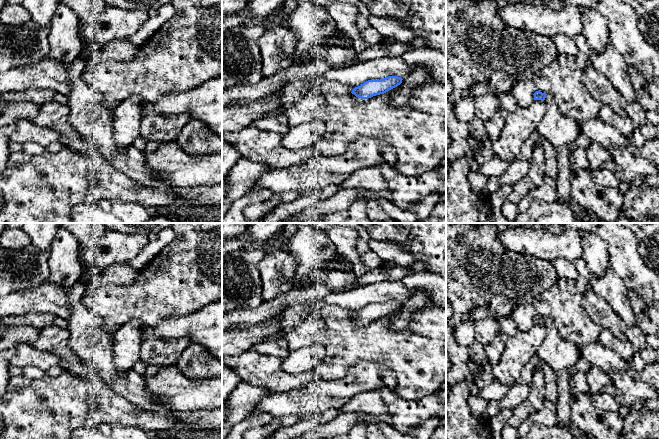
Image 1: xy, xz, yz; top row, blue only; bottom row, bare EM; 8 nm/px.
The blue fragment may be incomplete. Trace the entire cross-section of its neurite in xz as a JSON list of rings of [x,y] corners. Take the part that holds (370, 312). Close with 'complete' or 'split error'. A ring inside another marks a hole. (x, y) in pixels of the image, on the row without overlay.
[[[389,300],[380,304],[368,304],[352,314],[352,318],[361,323],[368,323],[384,318],[402,307],[402,302]]] | complete

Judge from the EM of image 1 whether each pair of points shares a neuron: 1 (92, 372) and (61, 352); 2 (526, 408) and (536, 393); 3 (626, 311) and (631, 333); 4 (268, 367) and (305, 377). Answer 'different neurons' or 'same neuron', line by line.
1: same neuron
2: same neuron
3: different neurons
4: same neuron

